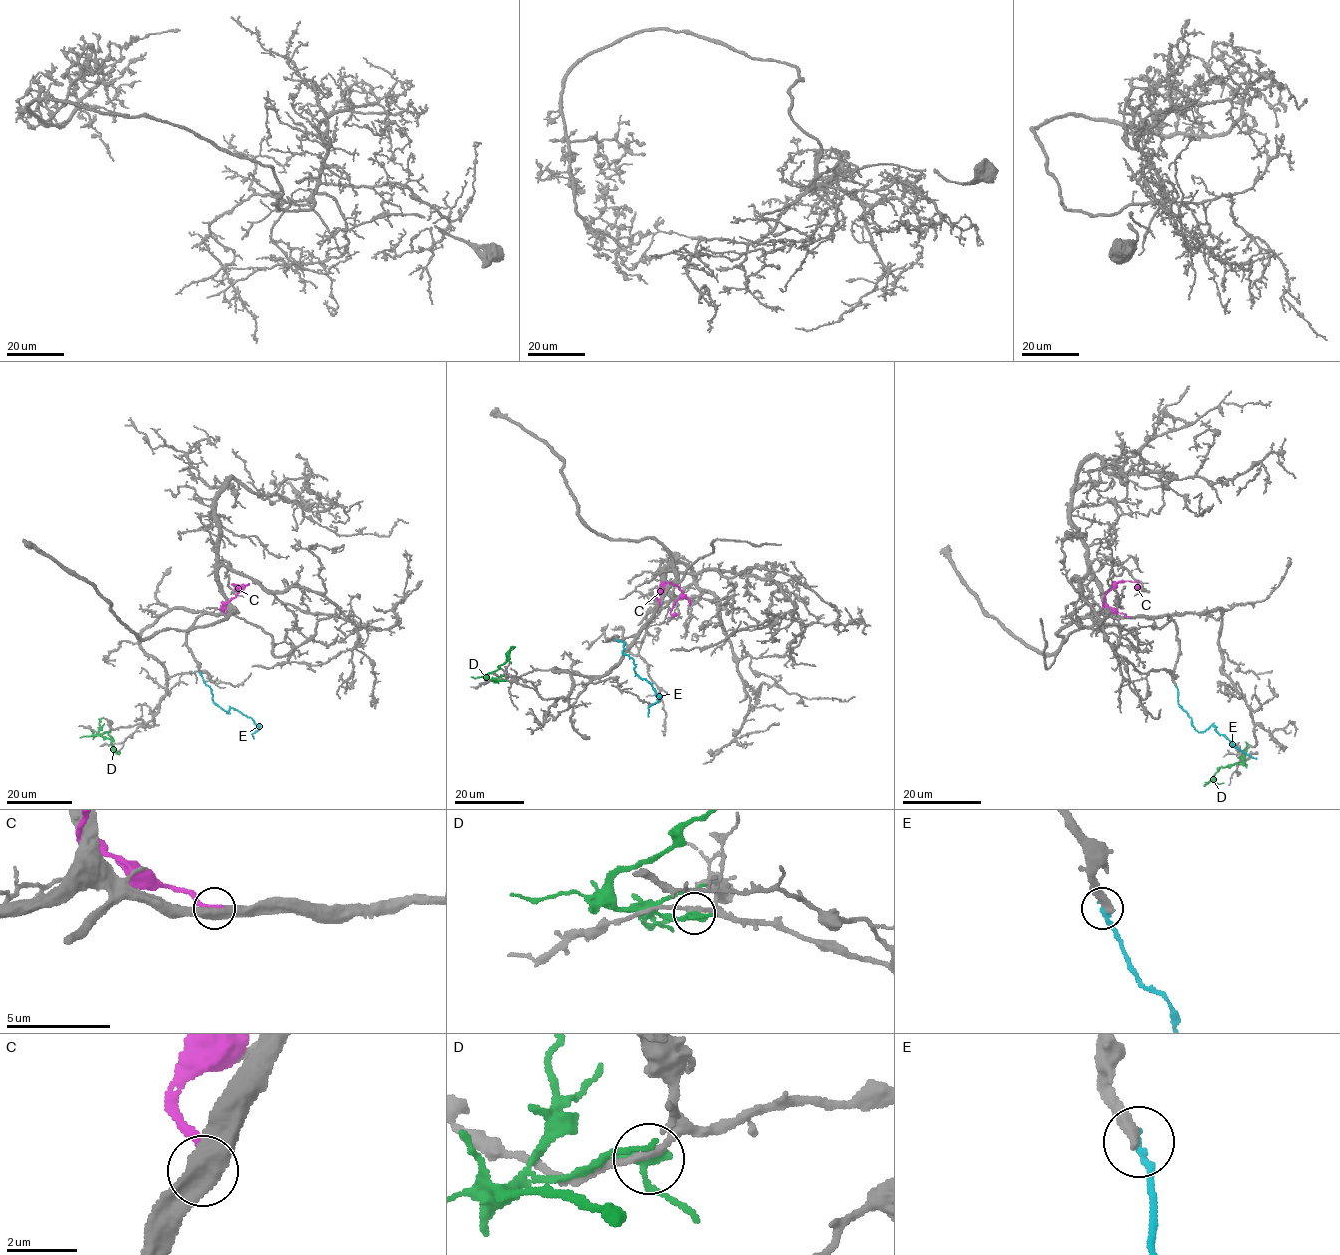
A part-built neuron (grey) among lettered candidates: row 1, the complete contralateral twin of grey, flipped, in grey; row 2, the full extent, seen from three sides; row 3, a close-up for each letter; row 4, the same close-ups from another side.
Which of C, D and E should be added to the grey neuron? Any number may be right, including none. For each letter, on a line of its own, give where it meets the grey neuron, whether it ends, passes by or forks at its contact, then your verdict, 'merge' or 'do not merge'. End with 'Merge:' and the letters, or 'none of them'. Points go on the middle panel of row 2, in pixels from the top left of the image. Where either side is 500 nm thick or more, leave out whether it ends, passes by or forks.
C: contact (659, 603); do not merge
D: contact (502, 680); it passes by; do not merge
E: contact (616, 639); it ends; do not merge
Merge: none of them

